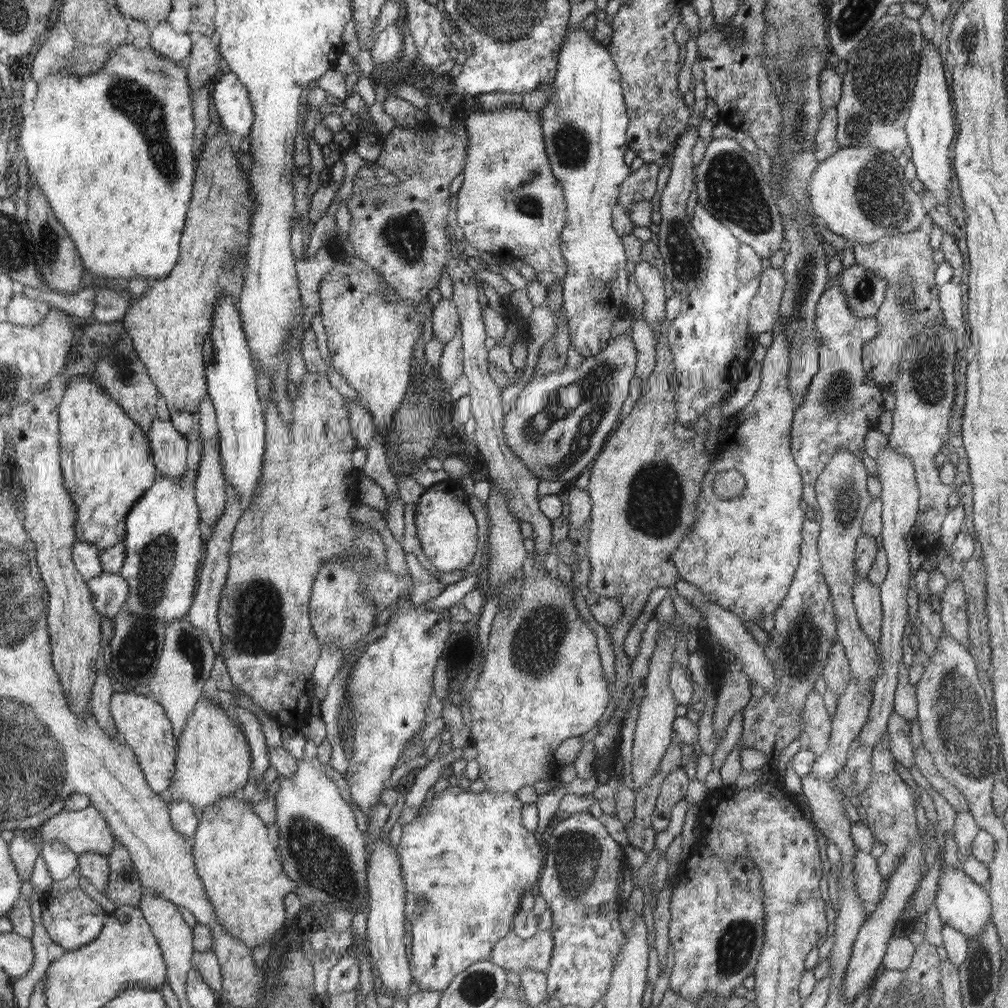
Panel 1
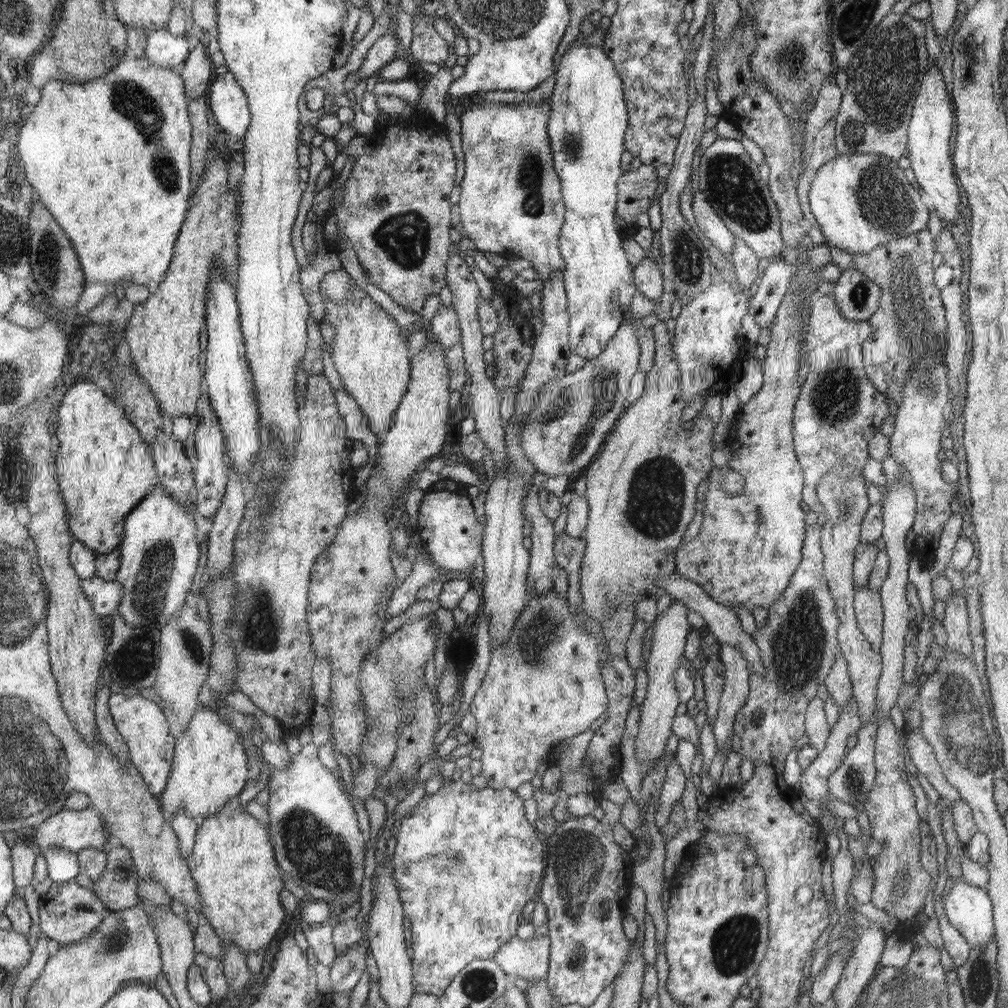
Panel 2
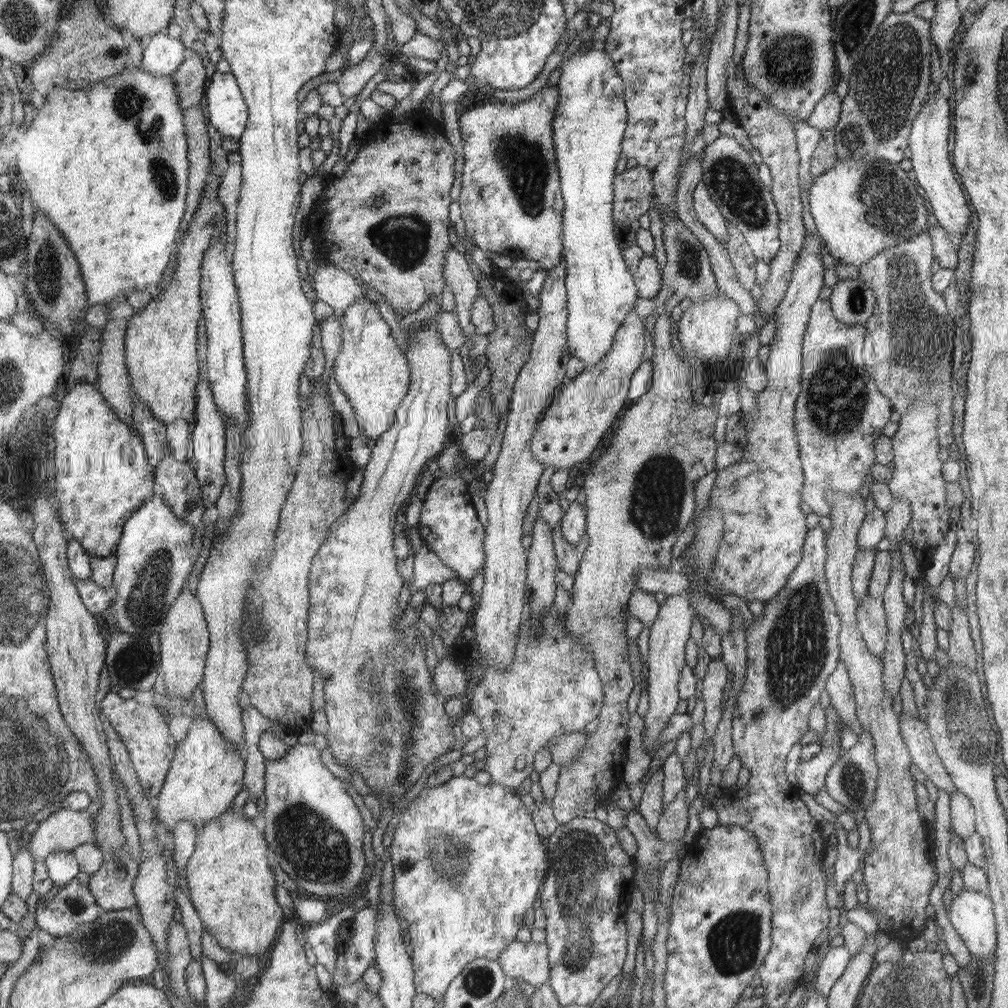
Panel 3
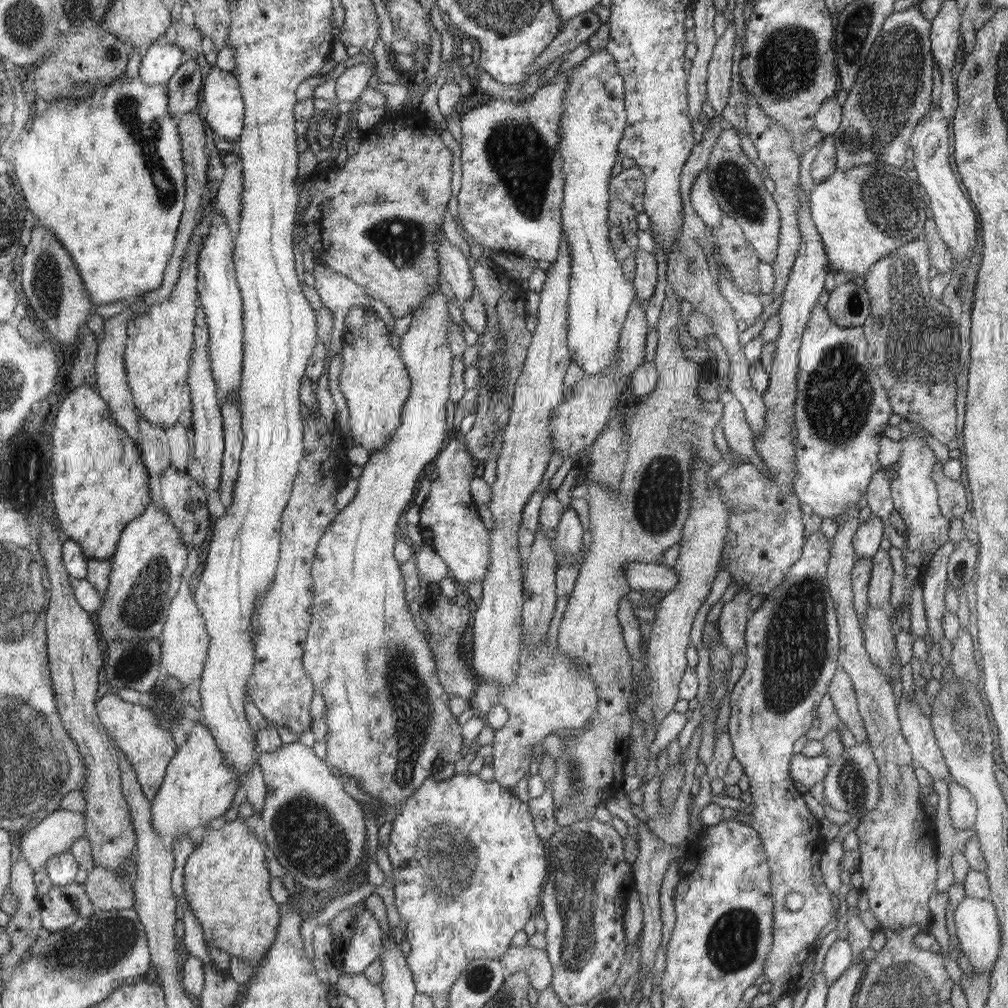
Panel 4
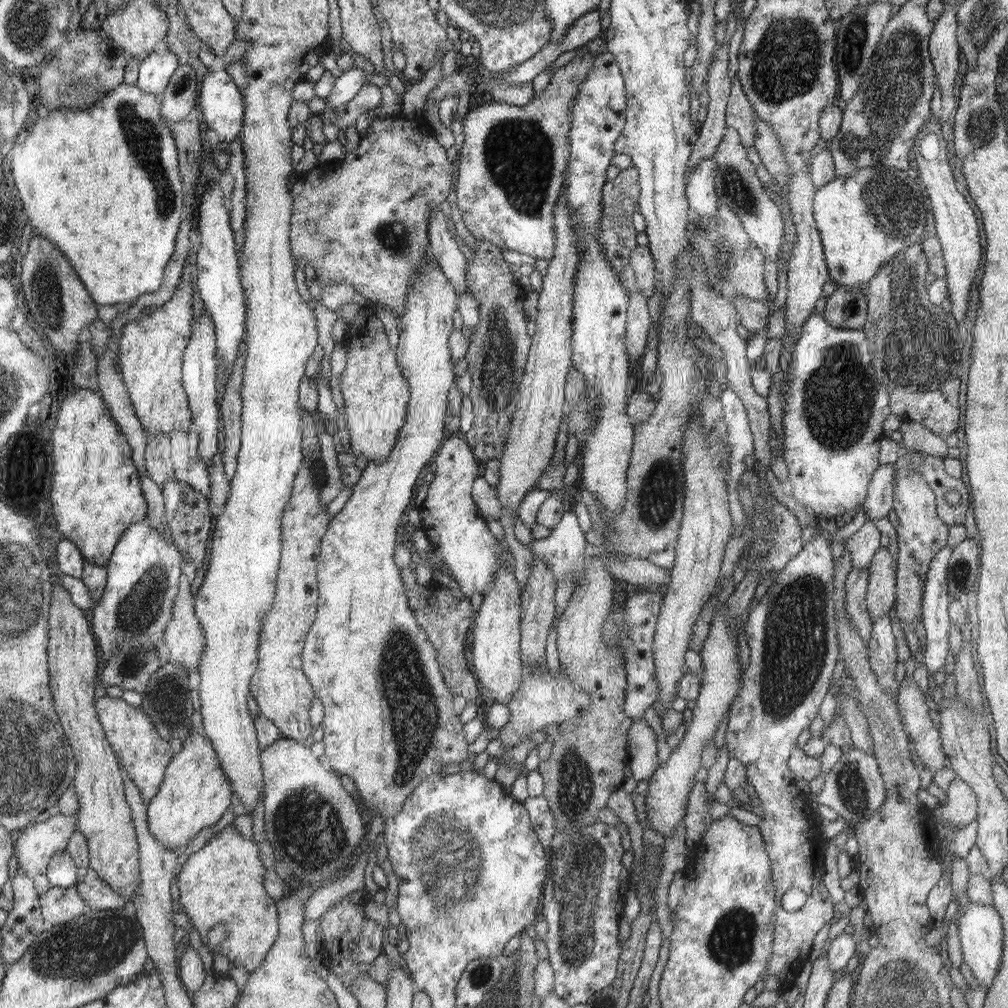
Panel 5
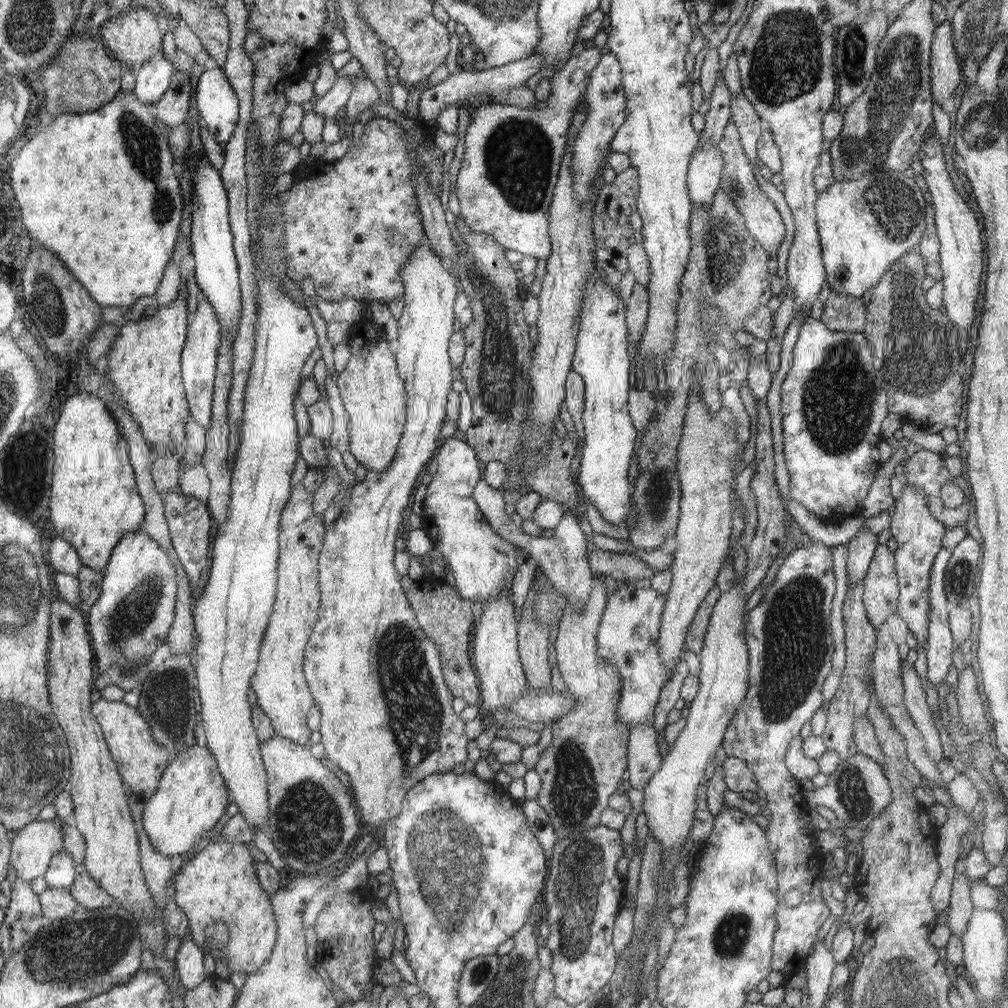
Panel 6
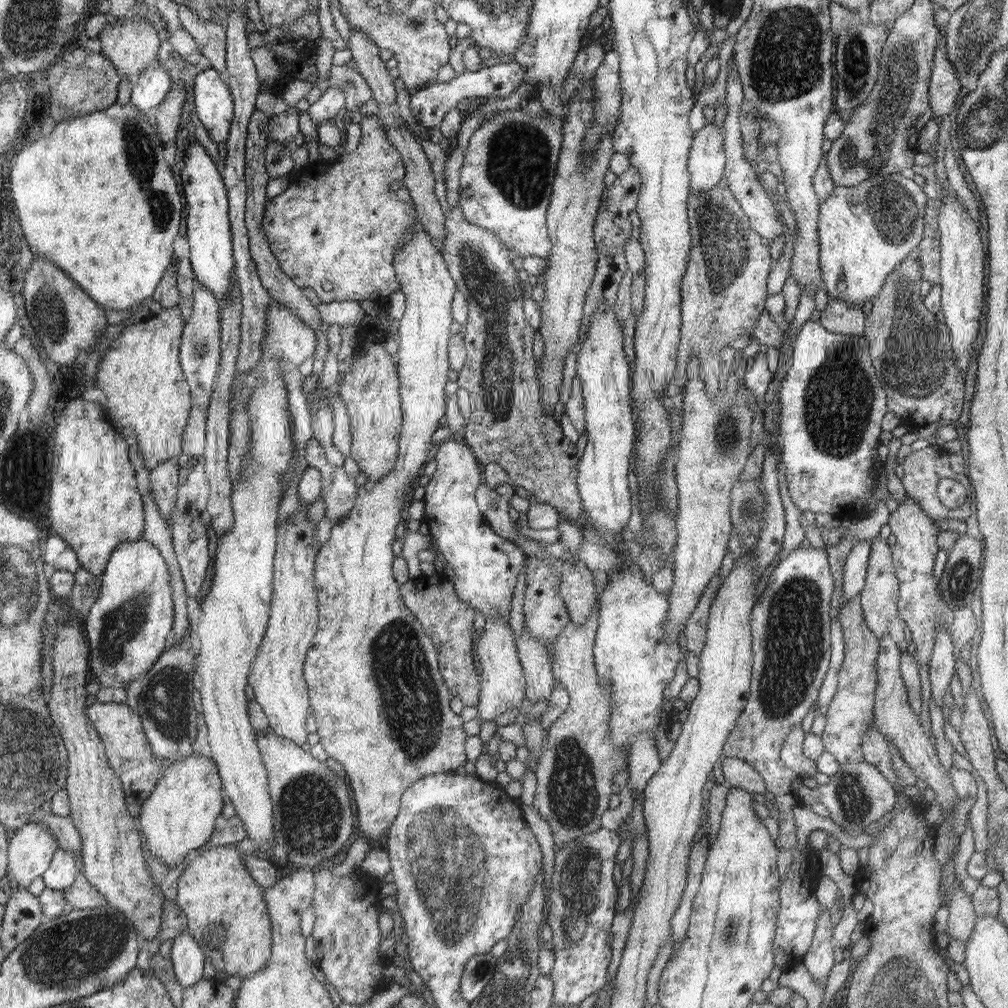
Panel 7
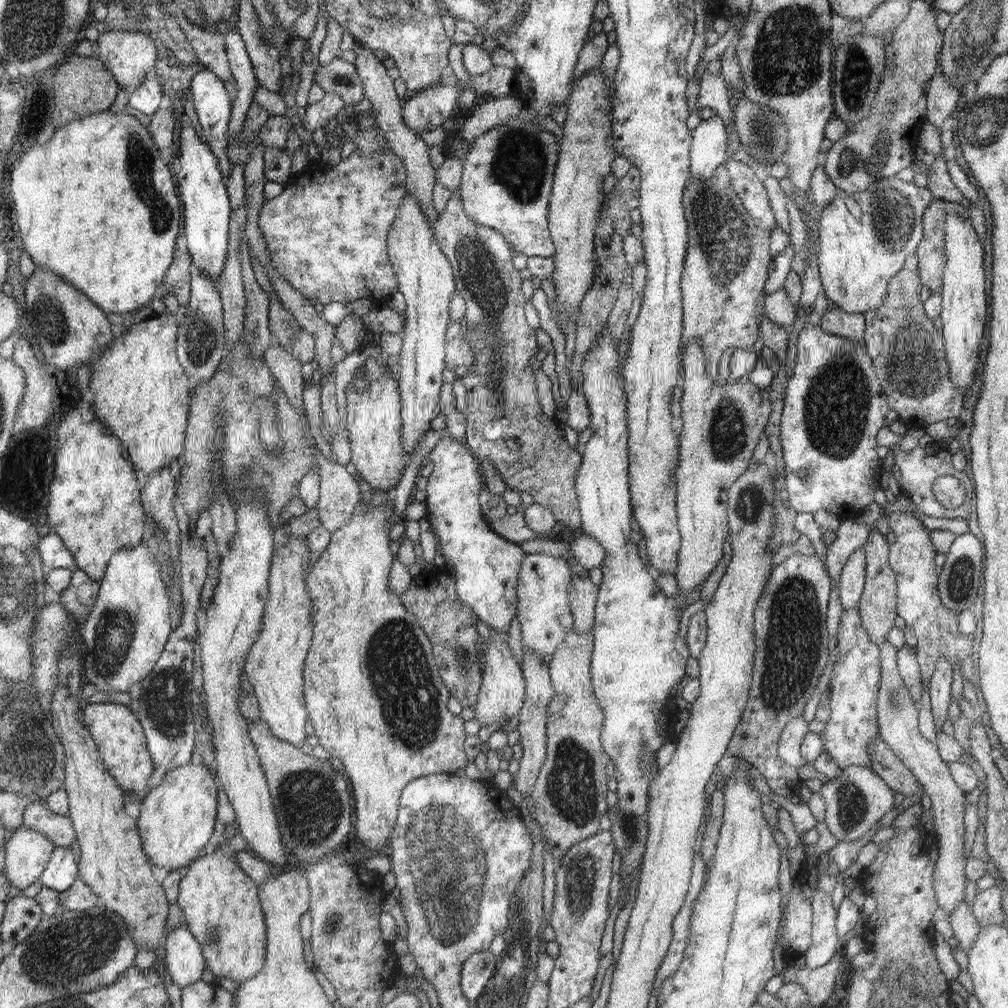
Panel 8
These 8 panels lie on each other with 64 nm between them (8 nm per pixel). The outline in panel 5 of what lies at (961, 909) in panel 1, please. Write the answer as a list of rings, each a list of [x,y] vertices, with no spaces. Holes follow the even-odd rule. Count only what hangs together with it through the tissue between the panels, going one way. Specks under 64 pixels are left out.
[[[970,901],[962,909],[962,915],[958,917],[957,927],[960,934],[963,962],[970,966],[970,970],[972,970],[980,985],[984,985],[986,992],[988,992],[996,973],[998,973],[998,969],[1000,969],[1002,951],[1004,951],[1002,918],[1000,918],[1000,914],[996,912],[994,906],[980,905],[980,903]]]

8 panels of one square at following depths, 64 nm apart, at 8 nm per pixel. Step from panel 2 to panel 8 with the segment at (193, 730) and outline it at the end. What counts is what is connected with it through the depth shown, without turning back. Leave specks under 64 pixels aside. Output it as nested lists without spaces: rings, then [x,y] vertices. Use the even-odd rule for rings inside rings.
[[[190,763],[174,767],[164,775],[160,785],[147,794],[138,818],[140,838],[152,864],[183,873],[214,834],[218,810],[216,776],[206,763]]]

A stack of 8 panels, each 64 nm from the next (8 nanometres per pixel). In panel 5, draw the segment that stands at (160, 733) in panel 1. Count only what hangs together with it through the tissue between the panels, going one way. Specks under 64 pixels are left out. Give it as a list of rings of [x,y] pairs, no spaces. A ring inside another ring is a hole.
[[[107,695],[96,701],[95,705],[108,742],[118,755],[122,772],[128,773],[128,777],[134,781],[144,801],[149,803],[159,793],[167,766],[175,756],[170,742],[160,737],[152,720],[146,716],[140,706],[134,707],[121,698],[110,698]]]

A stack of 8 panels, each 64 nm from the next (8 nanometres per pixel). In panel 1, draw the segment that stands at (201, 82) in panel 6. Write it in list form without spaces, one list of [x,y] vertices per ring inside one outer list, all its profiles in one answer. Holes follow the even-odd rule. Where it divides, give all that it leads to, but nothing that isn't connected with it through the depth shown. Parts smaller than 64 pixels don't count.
[[[230,71],[223,74],[219,81],[214,81],[211,98],[226,131],[244,137],[251,132],[255,110],[252,109],[248,89],[236,74]]]

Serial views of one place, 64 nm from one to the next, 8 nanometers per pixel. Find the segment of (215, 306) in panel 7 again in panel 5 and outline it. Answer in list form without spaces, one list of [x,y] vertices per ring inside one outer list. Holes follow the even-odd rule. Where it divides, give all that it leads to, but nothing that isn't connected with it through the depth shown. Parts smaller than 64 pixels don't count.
[[[203,310],[201,318],[194,322],[191,331],[191,340],[183,357],[183,386],[187,391],[188,402],[192,411],[191,420],[200,429],[198,457],[206,470],[212,466],[213,459],[219,452],[218,448],[218,383],[216,383],[216,328],[211,324],[210,316]]]

